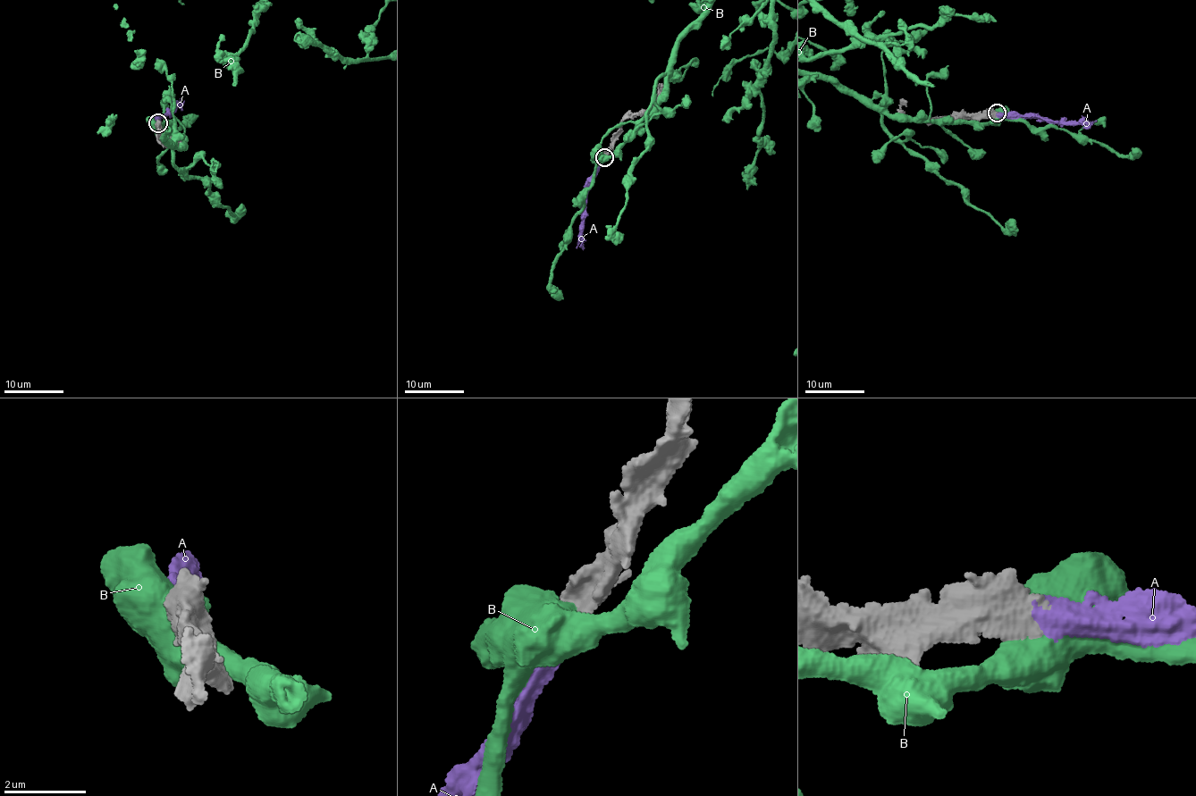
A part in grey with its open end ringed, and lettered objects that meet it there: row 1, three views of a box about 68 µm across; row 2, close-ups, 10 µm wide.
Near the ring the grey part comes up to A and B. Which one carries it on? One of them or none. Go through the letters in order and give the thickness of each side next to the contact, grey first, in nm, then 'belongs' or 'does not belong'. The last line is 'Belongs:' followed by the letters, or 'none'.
A: 600 nm thick on the grey side, 440 nm on the other; belongs
B: 700 nm thick on the grey side, 500 nm on the other; does not belong
Belongs: A

